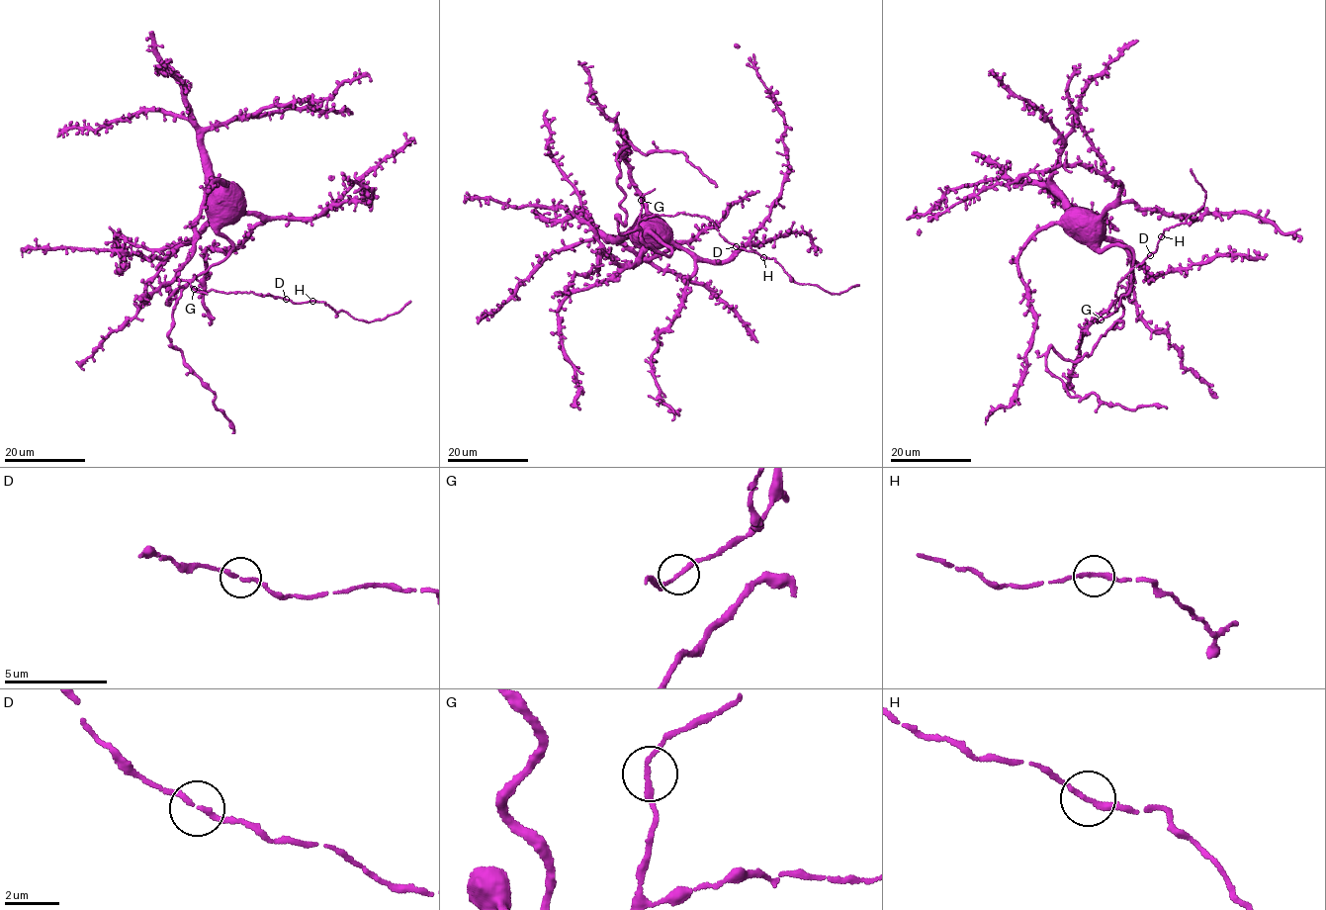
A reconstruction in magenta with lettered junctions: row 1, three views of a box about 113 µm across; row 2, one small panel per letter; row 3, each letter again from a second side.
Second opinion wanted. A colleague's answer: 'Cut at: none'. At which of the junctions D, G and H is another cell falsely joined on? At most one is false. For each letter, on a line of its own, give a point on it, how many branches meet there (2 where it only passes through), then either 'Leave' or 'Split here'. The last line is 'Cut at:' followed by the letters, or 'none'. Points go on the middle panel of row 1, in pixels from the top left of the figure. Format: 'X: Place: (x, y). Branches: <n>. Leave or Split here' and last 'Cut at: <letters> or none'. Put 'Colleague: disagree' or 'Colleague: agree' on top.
Colleague: agree
D: Place: (736, 246). Branches: 2. Leave
G: Place: (641, 200). Branches: 2. Leave
H: Place: (763, 257). Branches: 2. Leave
Cut at: none

